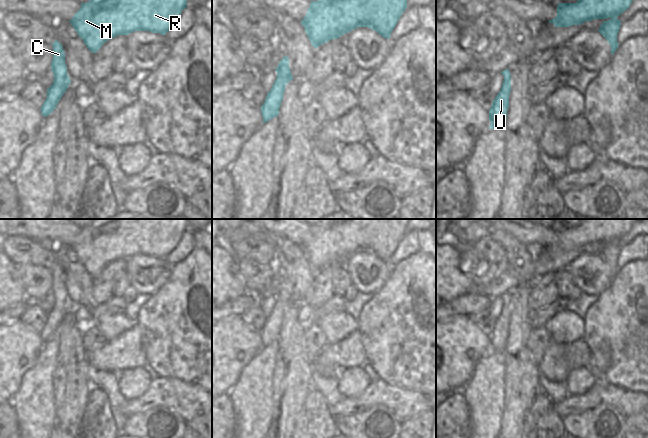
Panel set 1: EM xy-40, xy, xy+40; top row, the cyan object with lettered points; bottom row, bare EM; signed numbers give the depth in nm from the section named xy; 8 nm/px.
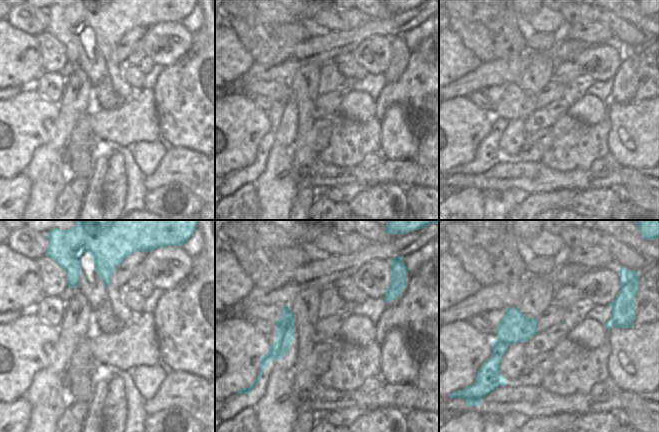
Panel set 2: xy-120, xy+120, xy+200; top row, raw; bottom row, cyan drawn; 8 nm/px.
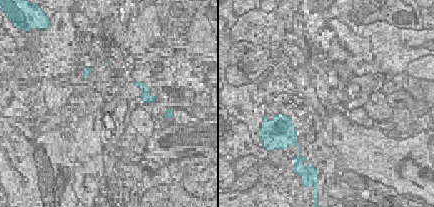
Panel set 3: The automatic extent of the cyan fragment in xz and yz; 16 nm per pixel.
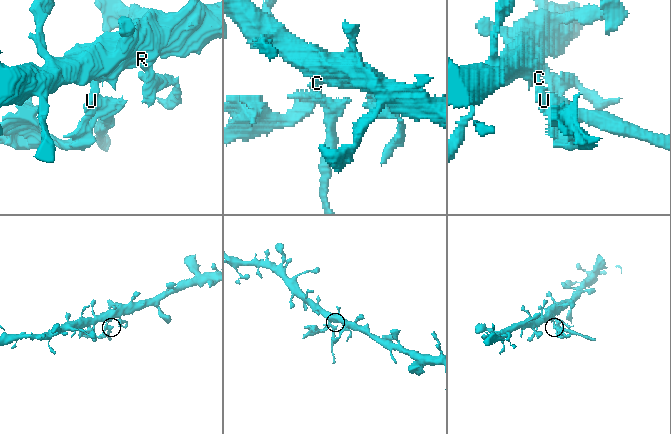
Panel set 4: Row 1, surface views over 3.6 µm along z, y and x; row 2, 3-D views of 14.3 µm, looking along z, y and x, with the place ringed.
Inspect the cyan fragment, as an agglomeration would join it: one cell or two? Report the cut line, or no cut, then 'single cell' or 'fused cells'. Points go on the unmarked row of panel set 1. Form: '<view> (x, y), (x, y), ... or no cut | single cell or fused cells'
xy (277, 296), (282, 298), (290, 297) | fused cells

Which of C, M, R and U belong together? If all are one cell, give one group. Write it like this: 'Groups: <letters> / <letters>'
Groups: C M R / U.

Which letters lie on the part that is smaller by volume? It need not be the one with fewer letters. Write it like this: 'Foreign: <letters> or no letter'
Foreign: U.

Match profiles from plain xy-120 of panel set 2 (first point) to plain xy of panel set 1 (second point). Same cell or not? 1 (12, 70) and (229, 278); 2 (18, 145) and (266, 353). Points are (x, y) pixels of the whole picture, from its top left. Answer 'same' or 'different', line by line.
1: same
2: different

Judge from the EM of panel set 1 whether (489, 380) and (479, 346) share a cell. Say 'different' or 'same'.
different

